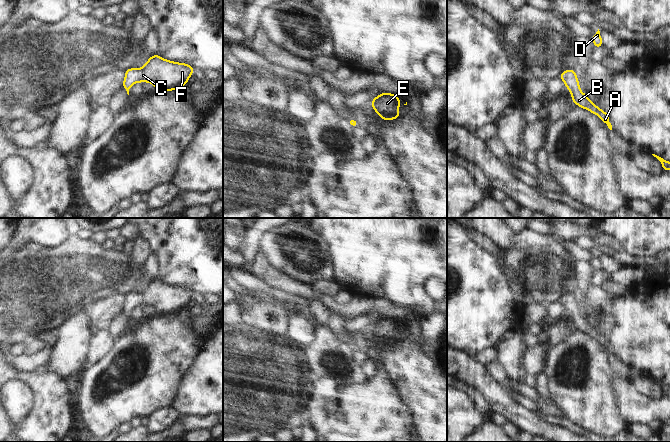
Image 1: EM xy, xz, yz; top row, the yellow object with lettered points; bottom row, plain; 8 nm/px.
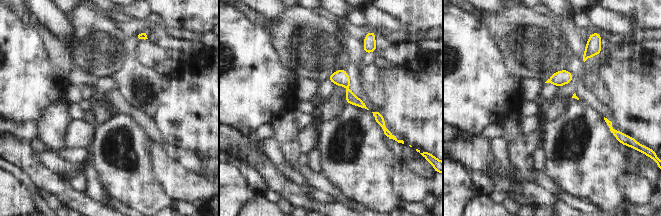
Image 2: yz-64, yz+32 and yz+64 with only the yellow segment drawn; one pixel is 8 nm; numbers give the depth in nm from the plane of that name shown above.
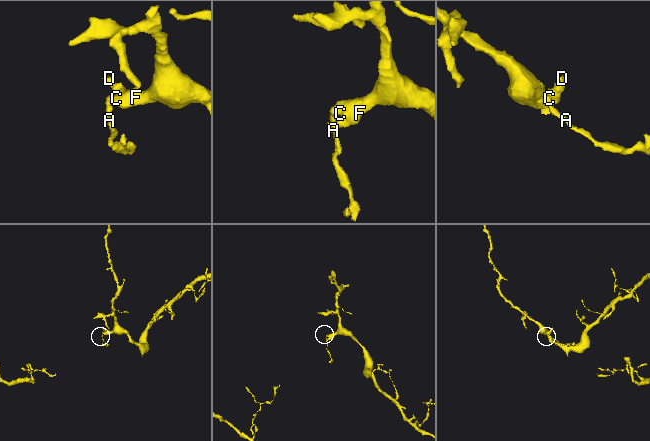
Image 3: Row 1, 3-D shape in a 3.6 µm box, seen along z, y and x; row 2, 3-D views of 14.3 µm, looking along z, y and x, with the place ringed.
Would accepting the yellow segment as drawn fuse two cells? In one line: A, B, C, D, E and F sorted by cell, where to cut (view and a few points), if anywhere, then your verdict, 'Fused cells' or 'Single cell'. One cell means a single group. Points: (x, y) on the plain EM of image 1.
Groups: A B C D E F. No split. Single cell

